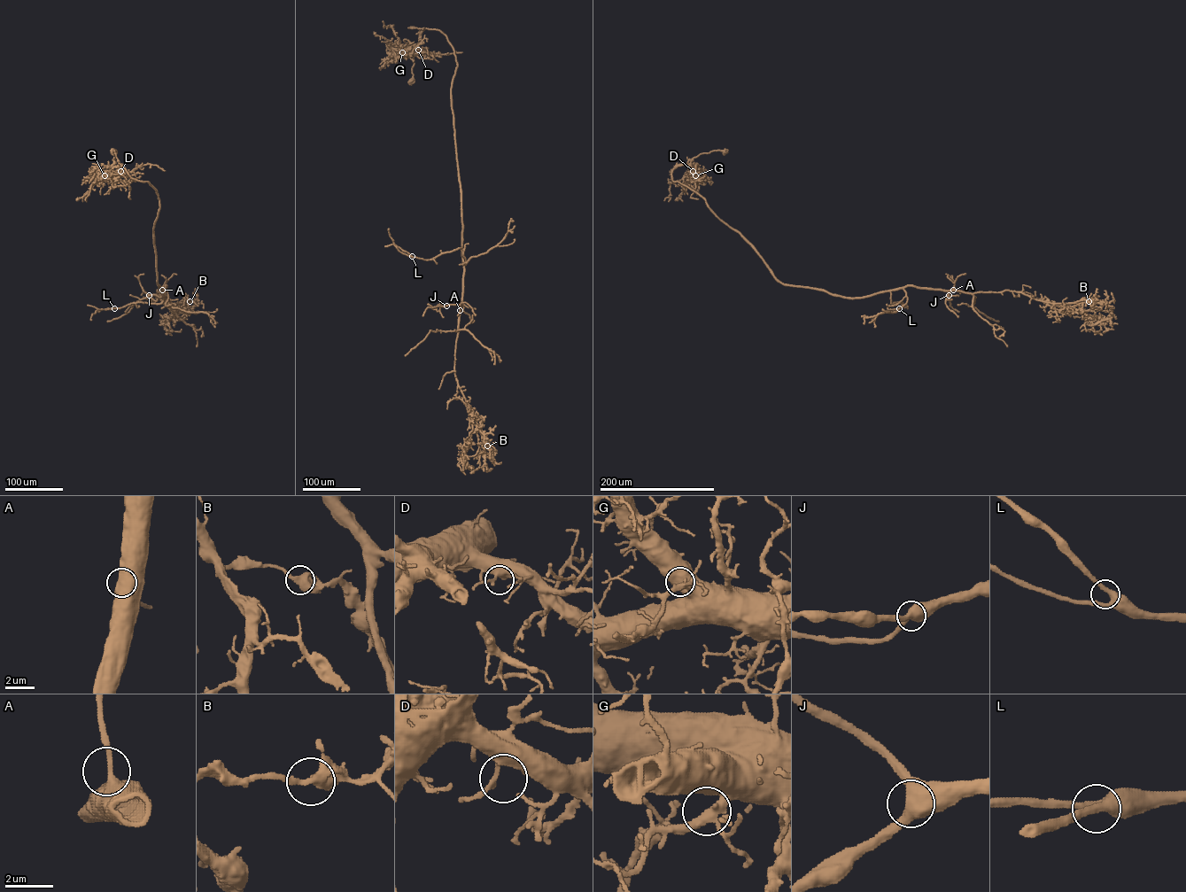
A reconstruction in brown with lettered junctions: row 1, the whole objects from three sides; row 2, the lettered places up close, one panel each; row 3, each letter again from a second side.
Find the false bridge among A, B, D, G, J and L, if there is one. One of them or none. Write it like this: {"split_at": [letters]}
{"split_at": ["B"]}

